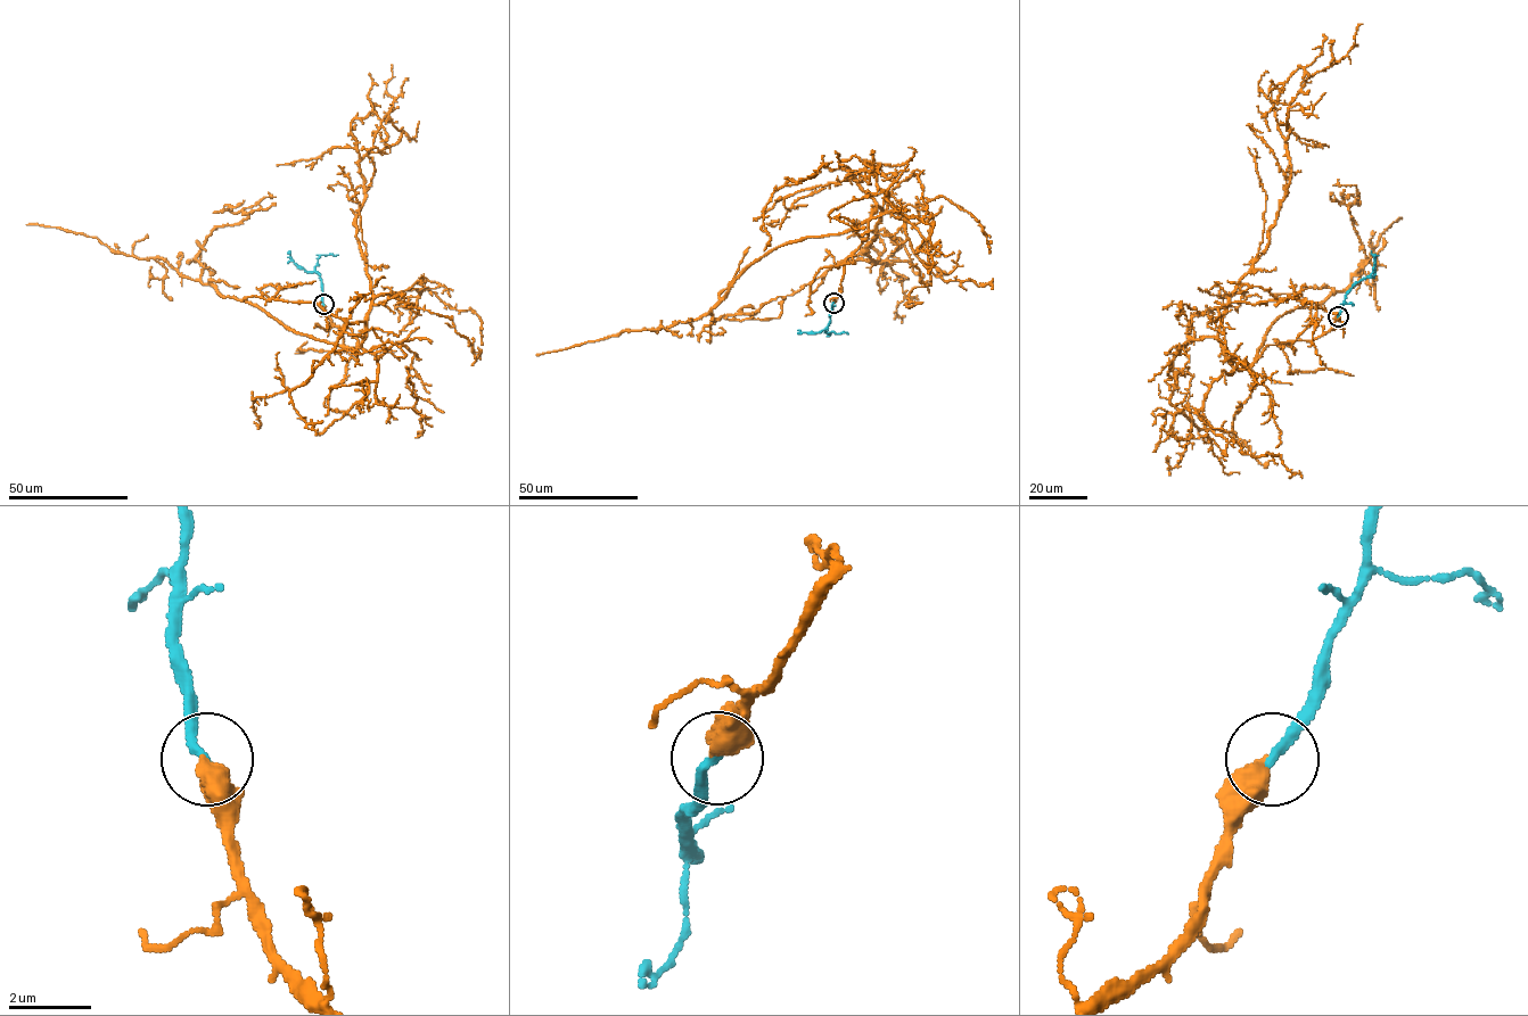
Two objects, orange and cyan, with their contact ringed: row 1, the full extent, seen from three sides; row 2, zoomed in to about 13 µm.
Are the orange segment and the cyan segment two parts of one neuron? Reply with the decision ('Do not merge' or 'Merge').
Merge

